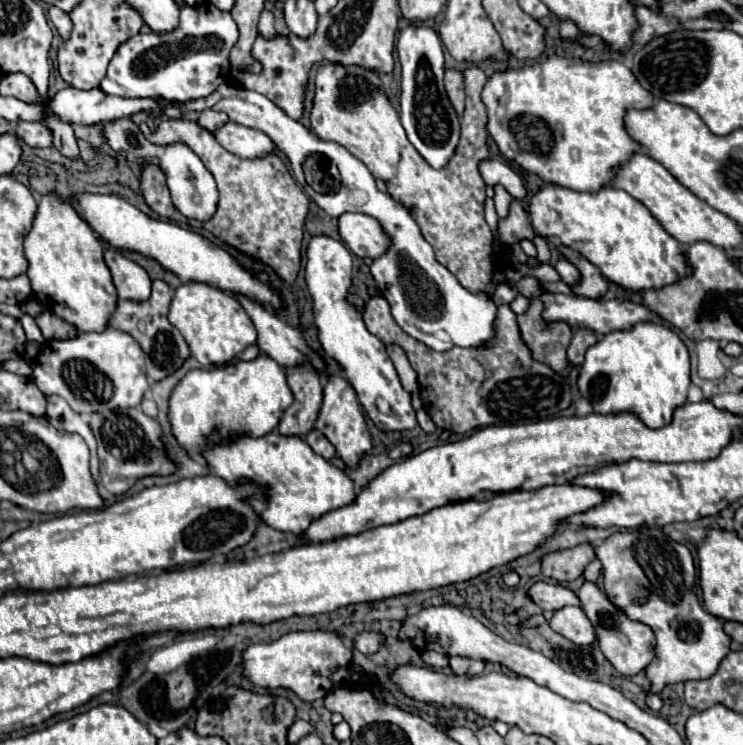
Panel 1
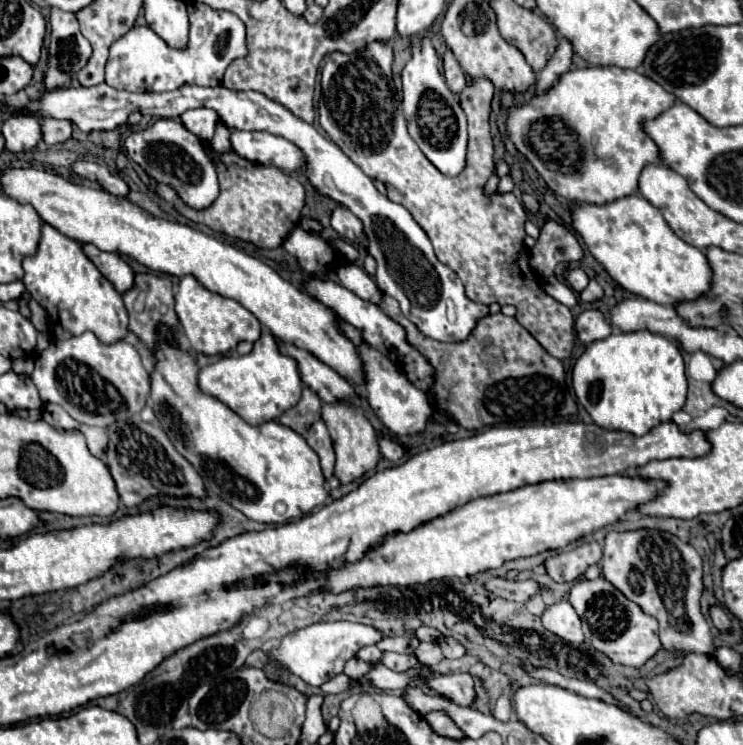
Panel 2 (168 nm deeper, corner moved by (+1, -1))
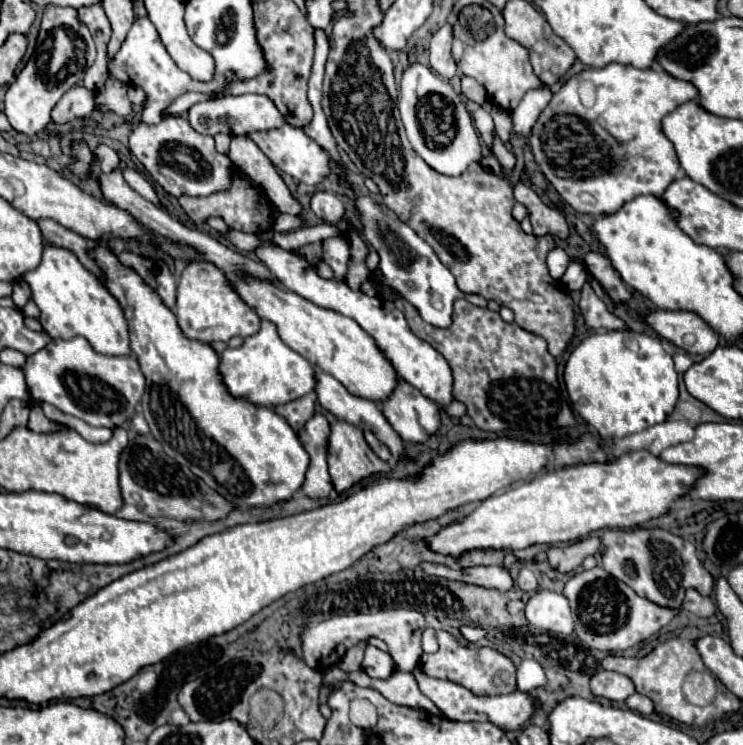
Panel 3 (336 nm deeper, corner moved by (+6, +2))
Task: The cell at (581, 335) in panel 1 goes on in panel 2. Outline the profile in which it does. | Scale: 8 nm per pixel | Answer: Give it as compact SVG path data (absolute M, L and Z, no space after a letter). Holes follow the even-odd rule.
M585 309L575 321L575 329L583 345L605 339L607 335L613 333L613 325L607 321L607 317L599 309Z

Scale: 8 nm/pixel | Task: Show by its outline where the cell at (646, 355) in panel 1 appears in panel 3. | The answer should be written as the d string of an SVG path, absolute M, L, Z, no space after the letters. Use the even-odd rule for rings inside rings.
M612 330L584 338L570 354L564 382L574 410L606 438L624 438L664 422L678 400L678 374L672 356L654 336Z

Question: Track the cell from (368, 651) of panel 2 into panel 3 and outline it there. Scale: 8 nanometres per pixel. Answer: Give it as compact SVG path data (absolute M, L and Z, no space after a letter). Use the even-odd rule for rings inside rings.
M368 646L362 662L362 670L372 678L388 678L394 672L394 664L390 654L378 650L376 646Z

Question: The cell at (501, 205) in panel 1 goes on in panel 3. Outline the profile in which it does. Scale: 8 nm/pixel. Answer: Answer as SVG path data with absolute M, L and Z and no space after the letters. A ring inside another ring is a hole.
M496 138L494 140L494 152L496 152L496 158L498 158L498 162L502 164L502 166L510 166L510 172L514 170L514 164L516 164L516 158L514 158L514 154L510 154L506 148L504 148L504 144Z

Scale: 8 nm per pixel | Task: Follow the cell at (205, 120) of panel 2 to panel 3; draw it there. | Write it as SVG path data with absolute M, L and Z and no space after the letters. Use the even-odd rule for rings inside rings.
M248 94L248 96L228 96L228 98L198 102L188 110L188 122L198 134L204 134L204 136L214 136L218 132L234 136L234 134L244 134L244 132L280 128L284 124L284 116L280 116L278 108L266 96Z

